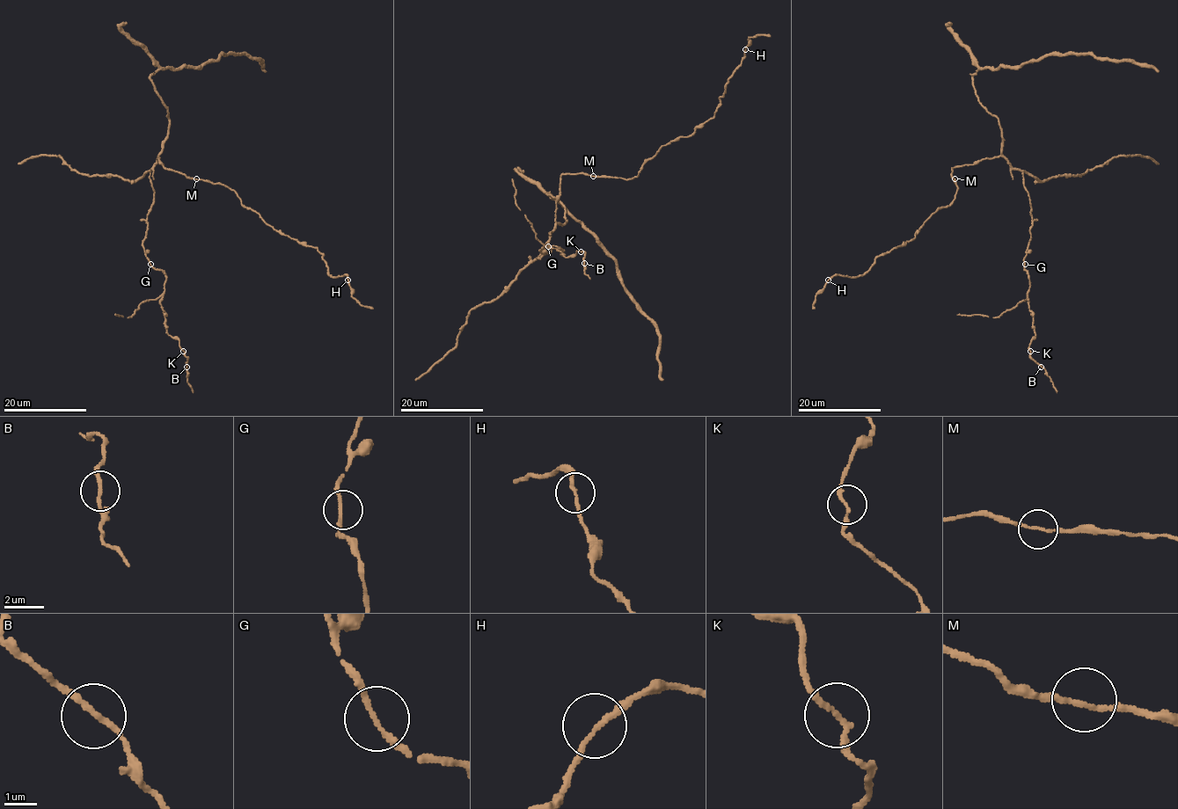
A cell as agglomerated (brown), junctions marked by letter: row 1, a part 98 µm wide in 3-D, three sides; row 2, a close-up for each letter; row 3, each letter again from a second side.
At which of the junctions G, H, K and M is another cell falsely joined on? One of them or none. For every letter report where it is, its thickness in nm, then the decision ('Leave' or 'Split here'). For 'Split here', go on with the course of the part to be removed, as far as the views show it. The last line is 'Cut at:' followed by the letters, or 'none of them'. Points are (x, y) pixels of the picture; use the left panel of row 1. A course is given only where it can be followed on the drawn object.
G: Place: (150, 264). Thickness 160 nm. Leave
H: Place: (347, 280). Thickness 160 nm. Leave
K: Place: (183, 351). Thickness 160 nm. Leave
M: Place: (196, 178). Thickness 150 nm. Leave
Cut at: none of them

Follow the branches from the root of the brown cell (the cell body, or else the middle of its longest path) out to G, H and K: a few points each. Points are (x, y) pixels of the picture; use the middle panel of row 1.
G: (559, 197), (556, 200), (555, 228), (546, 244), (551, 251), (544, 253), (539, 250), (548, 246)
H: (559, 197), (562, 174), (636, 177), (663, 145), (691, 134), (713, 118), (745, 50)
K: (559, 197), (555, 228), (546, 244), (551, 251), (544, 253), (539, 250), (556, 245), (564, 257), (581, 251)

